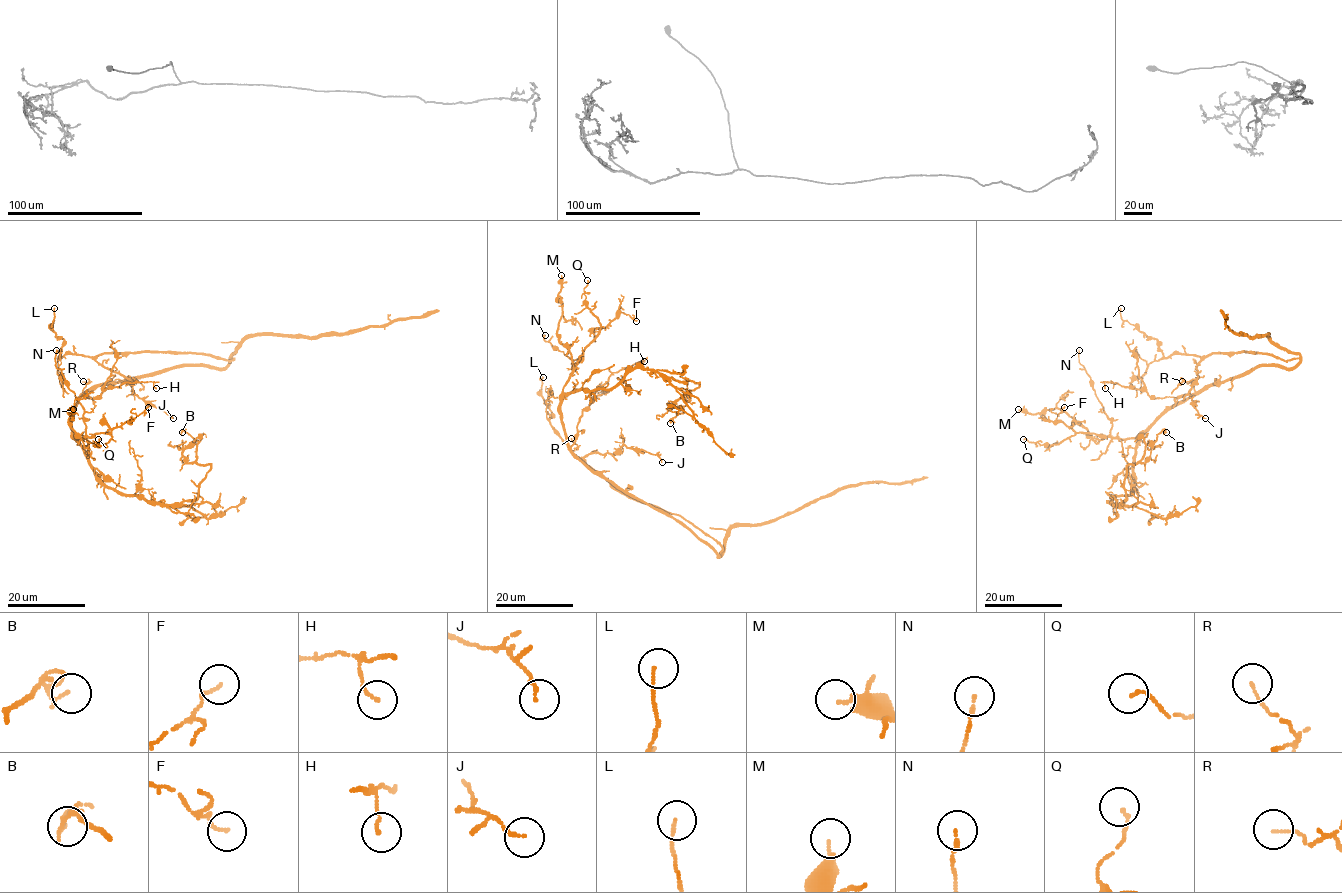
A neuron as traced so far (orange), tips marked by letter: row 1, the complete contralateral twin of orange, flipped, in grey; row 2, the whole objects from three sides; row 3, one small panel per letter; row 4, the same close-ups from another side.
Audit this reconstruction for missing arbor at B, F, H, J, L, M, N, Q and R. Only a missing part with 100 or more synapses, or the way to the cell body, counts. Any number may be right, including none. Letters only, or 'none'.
none

